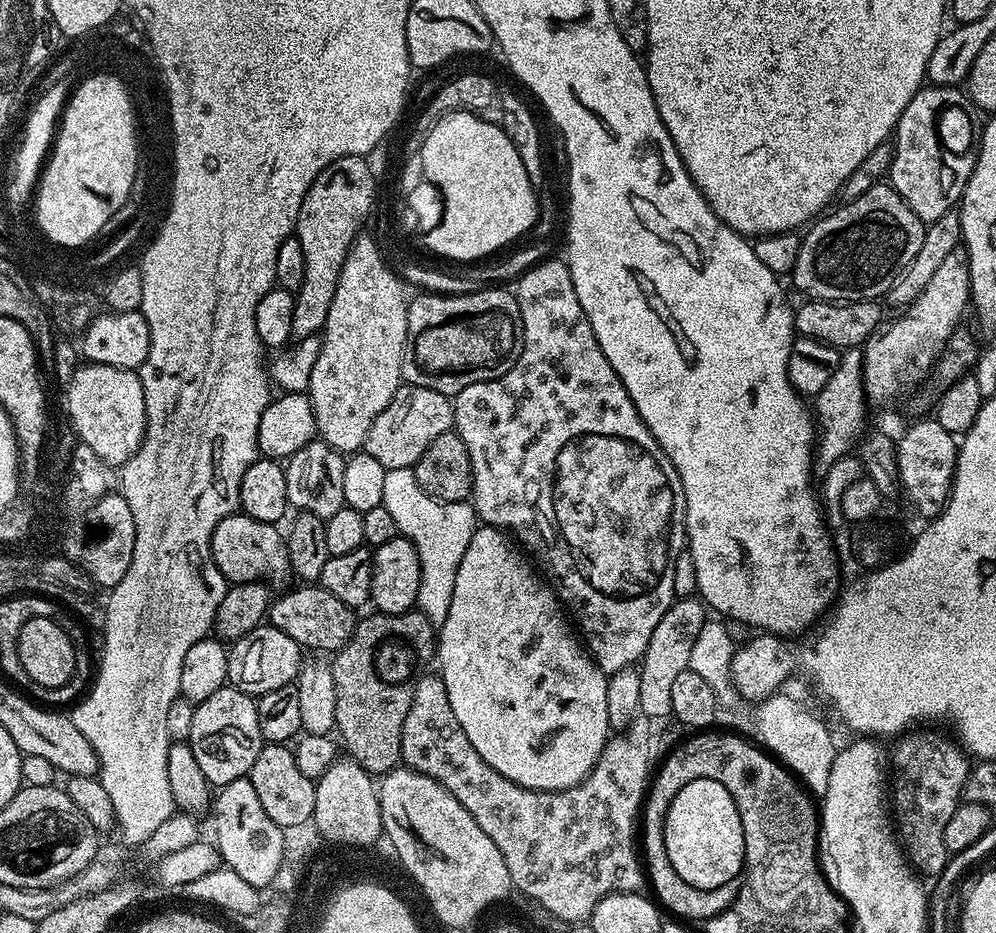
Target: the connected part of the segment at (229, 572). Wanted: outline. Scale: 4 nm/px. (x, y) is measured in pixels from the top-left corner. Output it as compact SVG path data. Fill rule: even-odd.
M243 514L222 518L212 532L212 561L232 584L255 584L289 579L288 549L281 529L274 524L258 522Z

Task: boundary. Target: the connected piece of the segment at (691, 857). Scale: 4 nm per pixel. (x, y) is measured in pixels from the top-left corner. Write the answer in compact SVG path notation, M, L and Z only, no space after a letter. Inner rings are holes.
M698 778L694 782L686 782L686 786L682 786L678 794L674 794L674 802L670 802L664 823L664 842L666 854L670 854L674 870L678 870L678 878L682 878L682 882L689 889L713 890L745 871L743 824L738 814L738 806L734 806L734 798L730 798L730 790L726 790L722 782Z

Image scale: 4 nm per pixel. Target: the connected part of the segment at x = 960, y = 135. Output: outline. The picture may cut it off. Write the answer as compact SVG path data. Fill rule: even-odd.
M924 86L914 94L914 98L910 98L910 106L902 110L900 121L896 124L892 168L888 171L887 179L906 206L910 206L910 210L914 210L914 214L925 222L942 218L942 214L953 211L959 205L972 167L976 165L974 132L972 136L967 108L970 108L970 101L959 87Z

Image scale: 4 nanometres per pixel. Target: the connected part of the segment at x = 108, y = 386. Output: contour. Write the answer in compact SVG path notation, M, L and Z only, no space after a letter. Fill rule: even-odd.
M84 362L76 367L73 377L66 386L68 392L64 396L64 408L68 411L68 420L76 431L76 440L90 446L94 454L109 466L123 466L140 447L144 439L144 423L146 422L146 394L142 394L142 382L139 371L135 368L119 368L105 364Z

